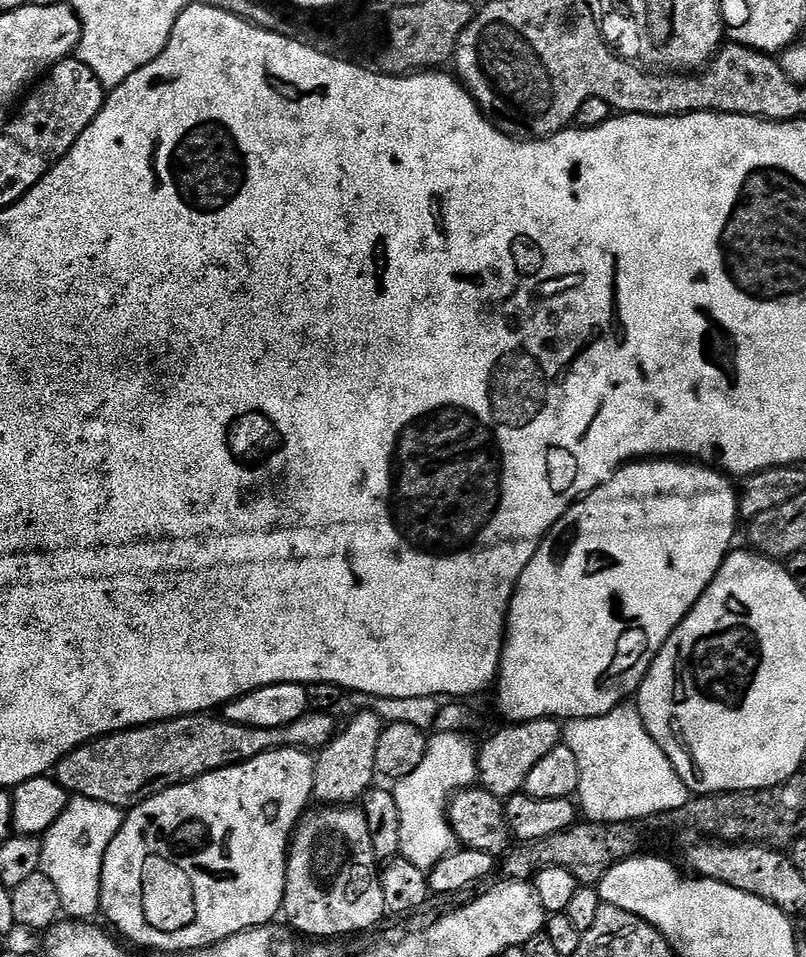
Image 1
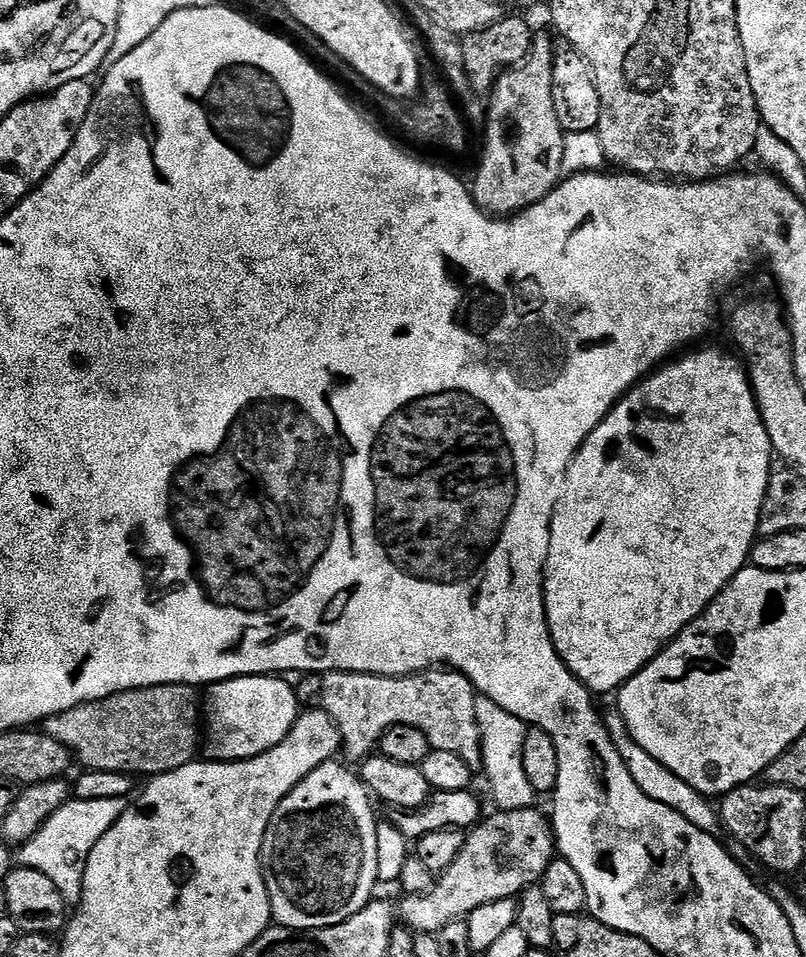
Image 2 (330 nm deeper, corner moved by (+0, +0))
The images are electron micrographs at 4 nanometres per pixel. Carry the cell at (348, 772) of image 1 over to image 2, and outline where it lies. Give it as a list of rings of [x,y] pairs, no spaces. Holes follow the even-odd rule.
[[[429,670],[412,676],[375,676],[365,672],[326,672],[321,680],[322,711],[334,722],[343,755],[348,755],[349,761],[367,760],[377,751],[384,731],[401,724],[422,730],[433,749],[458,754],[473,770],[481,767],[480,727],[474,714],[478,693],[462,673]]]

